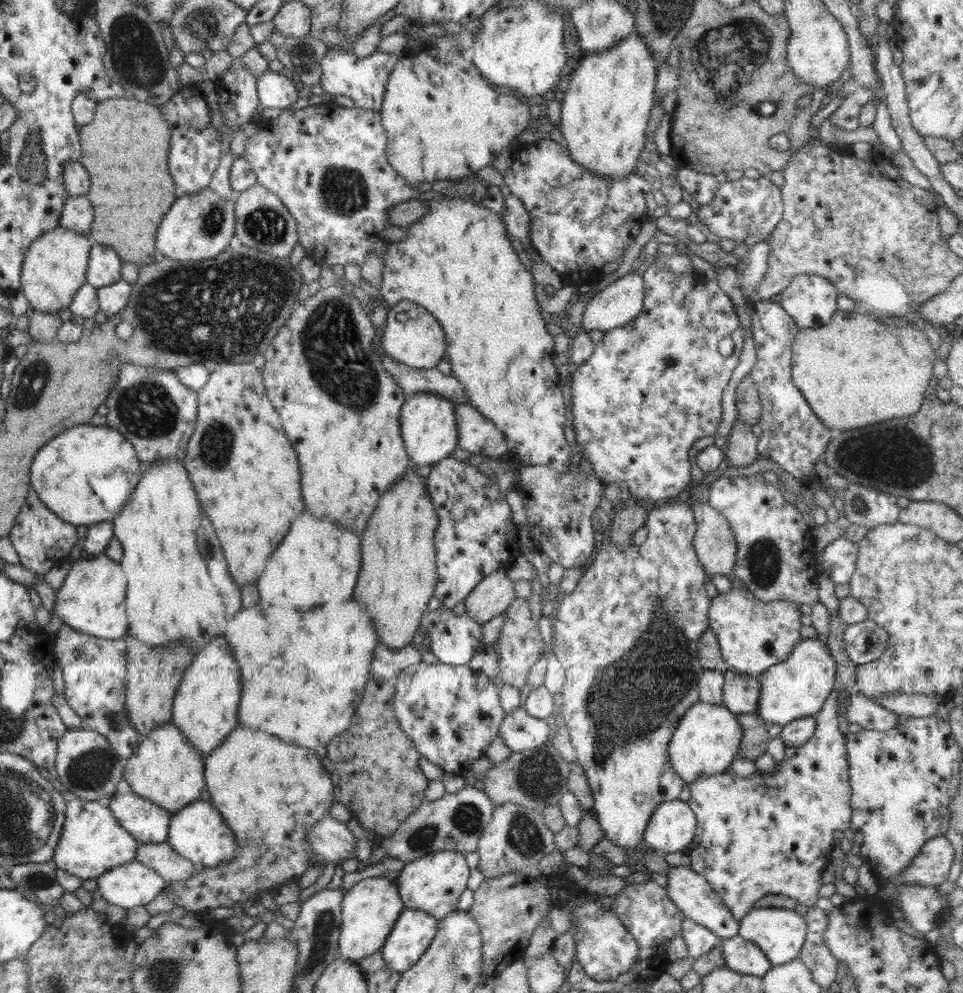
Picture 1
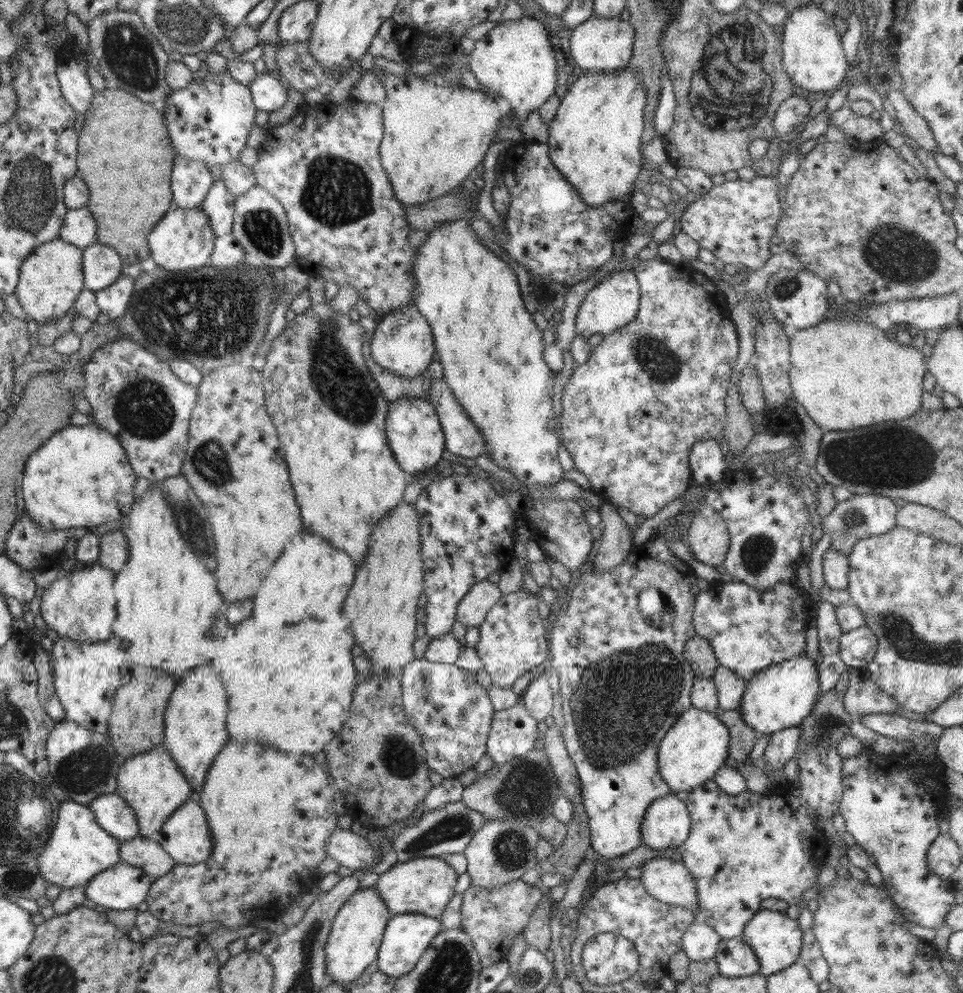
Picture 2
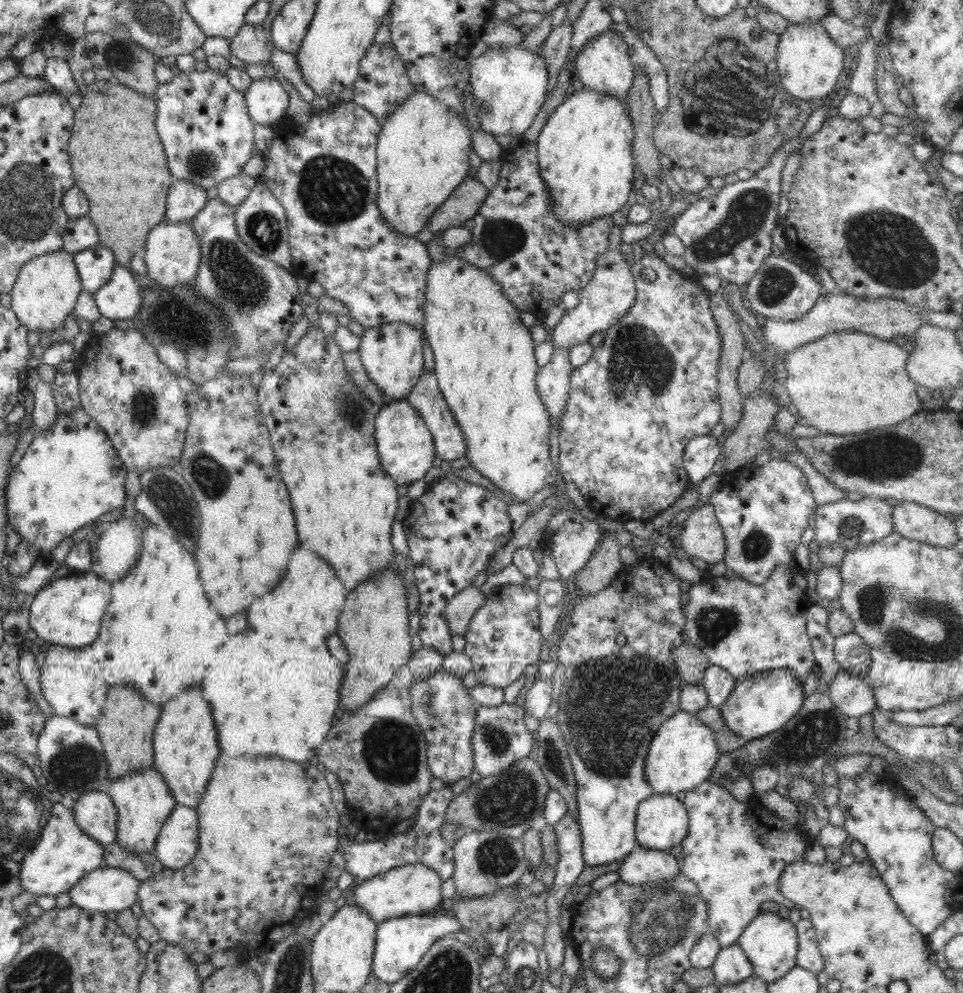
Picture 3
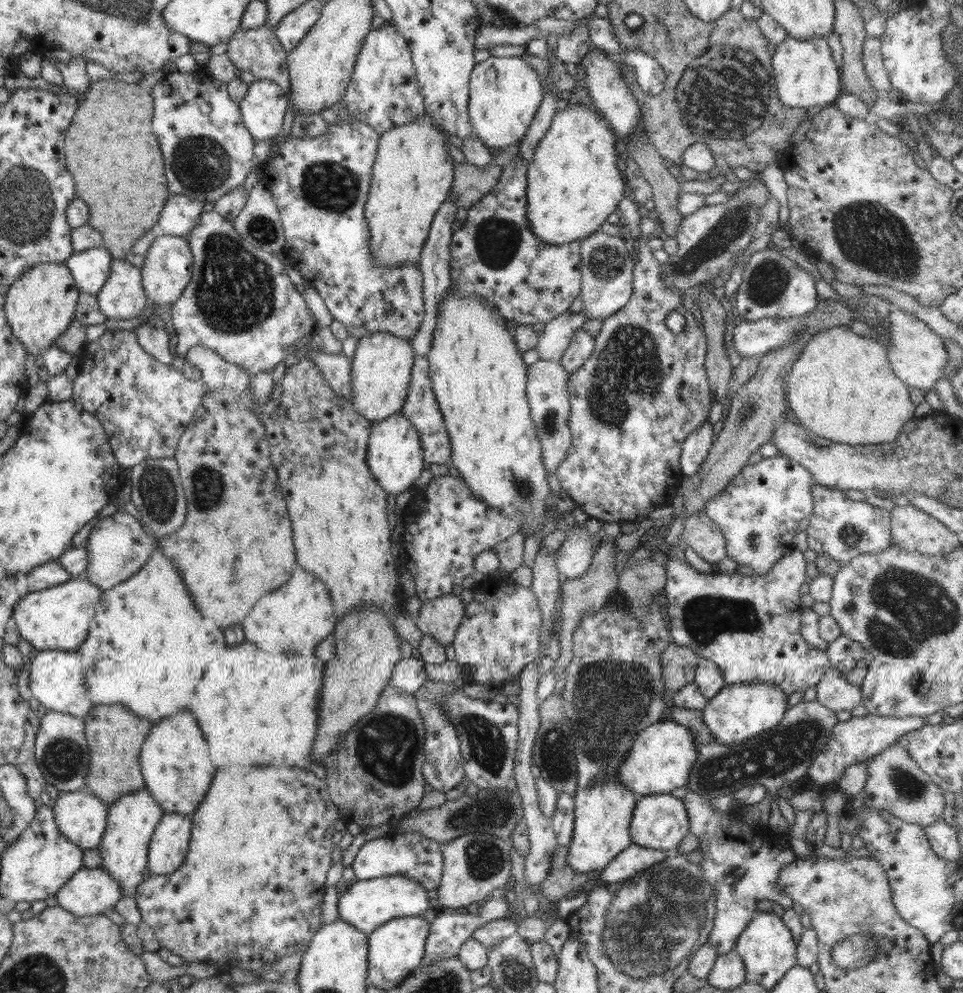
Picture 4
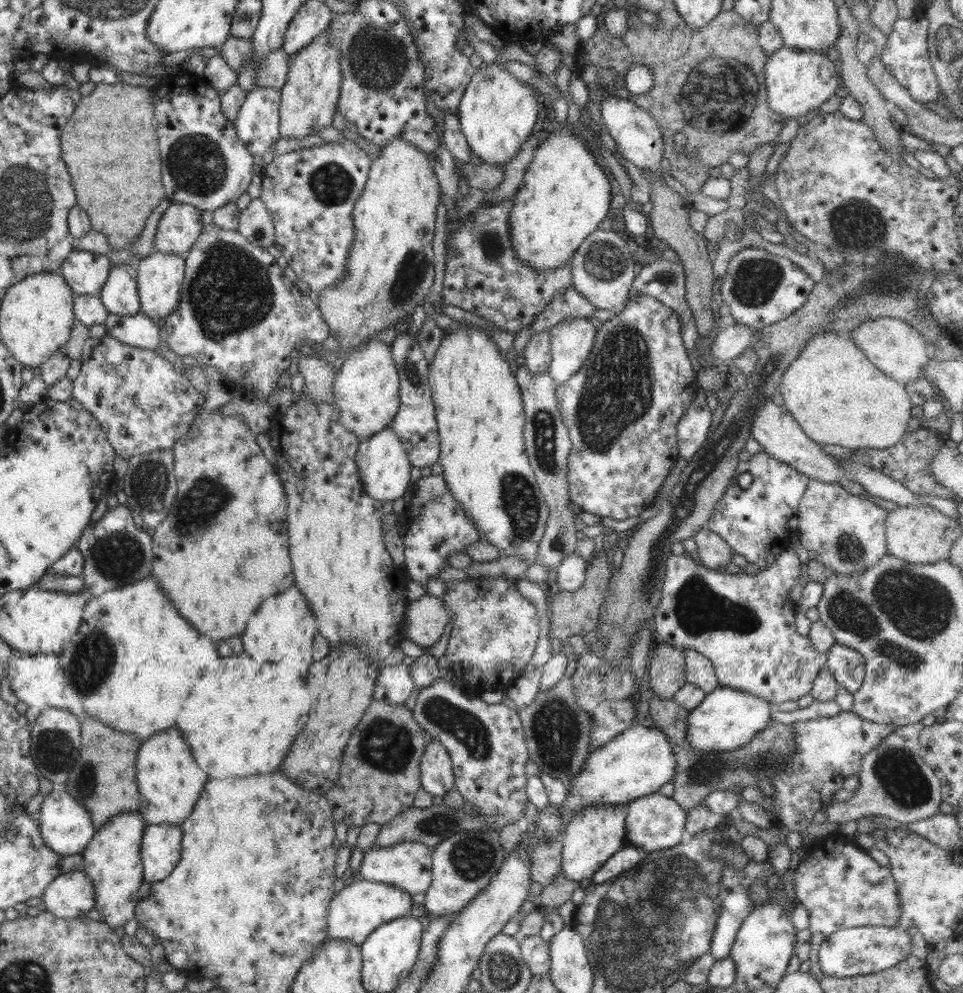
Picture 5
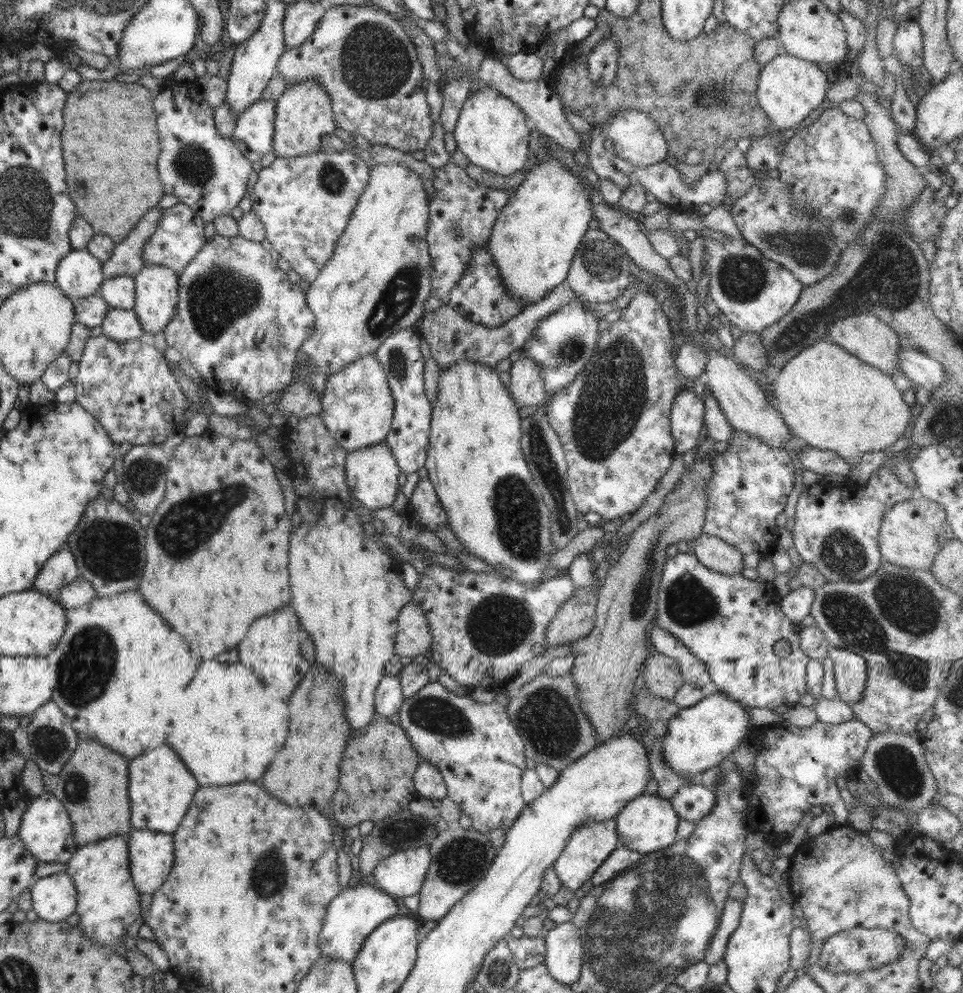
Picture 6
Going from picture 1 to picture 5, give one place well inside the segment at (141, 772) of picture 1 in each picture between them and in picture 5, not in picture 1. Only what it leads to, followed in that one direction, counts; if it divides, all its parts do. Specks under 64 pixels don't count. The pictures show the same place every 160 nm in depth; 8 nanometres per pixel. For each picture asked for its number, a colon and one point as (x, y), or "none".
2: (150, 782)
3: (143, 801)
4: (124, 848)
5: (112, 861)

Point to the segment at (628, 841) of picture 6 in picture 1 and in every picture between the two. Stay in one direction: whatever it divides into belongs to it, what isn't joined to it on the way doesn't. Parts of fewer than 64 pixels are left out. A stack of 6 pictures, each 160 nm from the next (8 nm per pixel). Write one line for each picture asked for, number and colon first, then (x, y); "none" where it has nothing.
1: (672, 826)
2: (666, 824)
3: (662, 821)
4: (660, 821)
5: (653, 822)

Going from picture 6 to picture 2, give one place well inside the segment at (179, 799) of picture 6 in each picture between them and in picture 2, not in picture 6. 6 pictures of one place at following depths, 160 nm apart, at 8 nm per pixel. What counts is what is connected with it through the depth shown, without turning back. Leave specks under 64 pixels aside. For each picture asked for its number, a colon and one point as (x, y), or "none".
2: (195, 717)
3: (185, 747)
4: (177, 772)
5: (169, 780)

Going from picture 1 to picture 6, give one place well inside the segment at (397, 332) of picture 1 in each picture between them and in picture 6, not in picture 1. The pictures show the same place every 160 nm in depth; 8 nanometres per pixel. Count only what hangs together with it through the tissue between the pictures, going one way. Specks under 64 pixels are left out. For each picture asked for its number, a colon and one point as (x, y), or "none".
2: (402, 343)
3: (392, 354)
4: (381, 368)
5: (366, 387)
6: (357, 407)

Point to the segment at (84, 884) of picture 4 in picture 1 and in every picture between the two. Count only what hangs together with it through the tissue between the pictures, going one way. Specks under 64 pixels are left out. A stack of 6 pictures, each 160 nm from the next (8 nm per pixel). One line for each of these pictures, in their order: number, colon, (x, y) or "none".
1: (133, 884)
2: (121, 887)
3: (104, 889)

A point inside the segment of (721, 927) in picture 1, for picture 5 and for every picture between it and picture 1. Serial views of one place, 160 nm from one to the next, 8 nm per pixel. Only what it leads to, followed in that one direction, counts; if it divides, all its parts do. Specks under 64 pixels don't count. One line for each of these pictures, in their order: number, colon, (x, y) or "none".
2: (670, 882)
3: (642, 866)
4: (634, 858)
5: (629, 856)

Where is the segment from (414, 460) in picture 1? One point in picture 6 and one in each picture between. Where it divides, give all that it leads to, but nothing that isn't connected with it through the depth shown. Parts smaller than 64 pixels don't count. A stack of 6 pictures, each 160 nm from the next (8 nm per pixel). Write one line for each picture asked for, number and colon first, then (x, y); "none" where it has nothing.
2: (415, 436)
3: (405, 446)
4: (394, 454)
5: (383, 465)
6: (372, 473)

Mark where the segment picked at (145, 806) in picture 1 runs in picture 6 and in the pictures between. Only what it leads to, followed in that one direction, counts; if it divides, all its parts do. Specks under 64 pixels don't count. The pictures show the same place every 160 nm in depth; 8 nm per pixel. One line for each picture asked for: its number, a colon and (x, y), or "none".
2: (111, 811)
3: (96, 814)
4: (82, 817)
5: (66, 827)
6: (46, 830)

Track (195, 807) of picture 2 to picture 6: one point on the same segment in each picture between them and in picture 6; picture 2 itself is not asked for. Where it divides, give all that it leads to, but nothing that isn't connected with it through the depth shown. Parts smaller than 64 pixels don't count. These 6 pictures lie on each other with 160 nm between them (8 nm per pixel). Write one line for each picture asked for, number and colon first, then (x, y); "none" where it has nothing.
3: (177, 843)
4: (169, 843)
5: (160, 850)
6: (151, 853)

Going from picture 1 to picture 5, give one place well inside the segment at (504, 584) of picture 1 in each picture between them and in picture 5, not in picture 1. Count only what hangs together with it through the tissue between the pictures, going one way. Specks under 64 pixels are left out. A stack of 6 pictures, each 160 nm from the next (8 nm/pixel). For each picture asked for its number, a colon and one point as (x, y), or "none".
2: (472, 610)
3: (459, 612)
4: (439, 618)
5: (425, 620)

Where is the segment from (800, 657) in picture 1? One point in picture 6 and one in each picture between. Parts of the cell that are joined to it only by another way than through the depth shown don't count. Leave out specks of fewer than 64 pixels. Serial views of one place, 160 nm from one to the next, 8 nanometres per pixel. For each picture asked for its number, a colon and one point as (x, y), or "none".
2: (778, 697)
3: (759, 705)
4: (738, 712)
5: (727, 719)
6: (699, 737)

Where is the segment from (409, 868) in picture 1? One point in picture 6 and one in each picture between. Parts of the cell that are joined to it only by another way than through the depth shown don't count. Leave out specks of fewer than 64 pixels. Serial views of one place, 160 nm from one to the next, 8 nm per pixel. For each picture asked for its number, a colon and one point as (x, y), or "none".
2: (424, 885)
3: (414, 889)
4: (367, 904)
5: (361, 906)
6: (351, 916)

